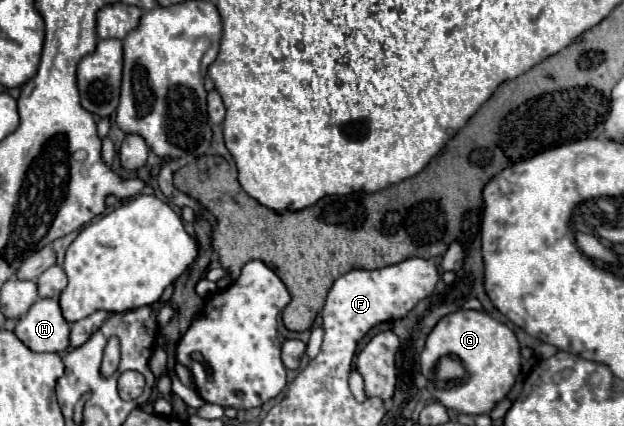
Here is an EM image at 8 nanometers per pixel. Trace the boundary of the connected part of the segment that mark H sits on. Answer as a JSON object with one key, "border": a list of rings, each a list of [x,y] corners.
{"border":[[[38,299],[30,311],[18,319],[16,337],[32,351],[64,351],[70,341],[70,323],[64,319],[58,299]]]}

